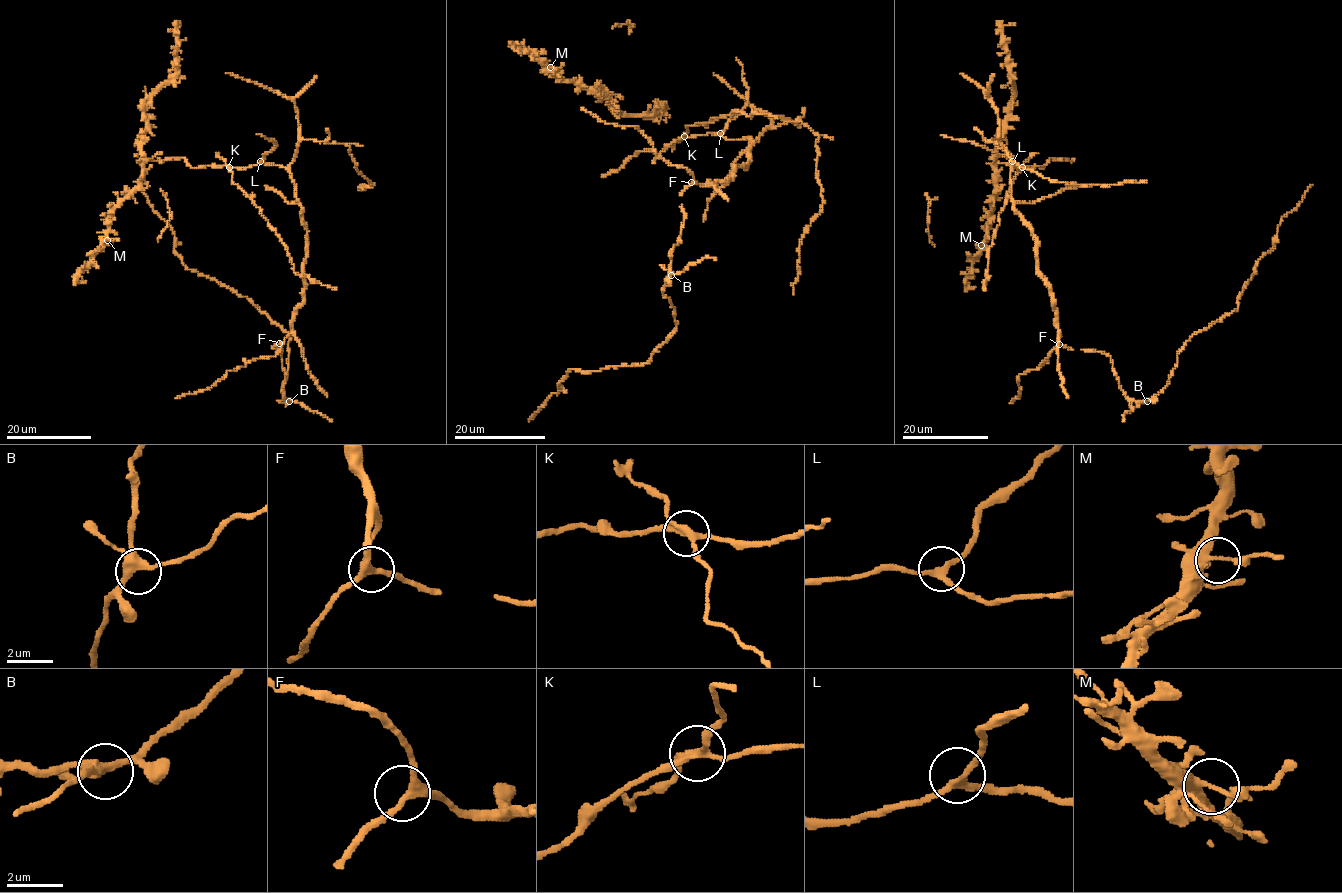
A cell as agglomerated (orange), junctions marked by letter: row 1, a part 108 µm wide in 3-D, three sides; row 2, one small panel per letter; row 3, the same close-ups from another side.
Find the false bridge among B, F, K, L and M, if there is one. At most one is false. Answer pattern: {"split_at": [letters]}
{"split_at": ["K"]}

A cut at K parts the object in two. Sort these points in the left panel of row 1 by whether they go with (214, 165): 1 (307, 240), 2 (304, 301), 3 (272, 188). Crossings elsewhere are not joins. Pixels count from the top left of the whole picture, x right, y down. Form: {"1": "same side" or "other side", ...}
{"1": "same side", "2": "same side", "3": "same side"}

